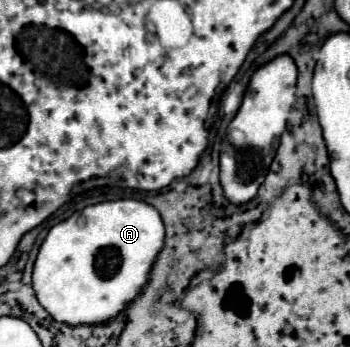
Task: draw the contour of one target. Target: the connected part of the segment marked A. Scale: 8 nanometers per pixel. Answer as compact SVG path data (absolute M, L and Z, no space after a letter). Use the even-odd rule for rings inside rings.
M111 200L75 212L55 224L39 248L33 266L39 304L67 326L107 324L147 286L163 238L165 226L159 212L141 200Z

